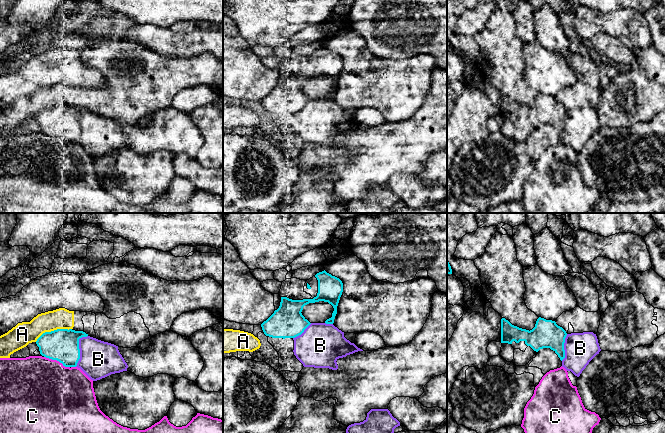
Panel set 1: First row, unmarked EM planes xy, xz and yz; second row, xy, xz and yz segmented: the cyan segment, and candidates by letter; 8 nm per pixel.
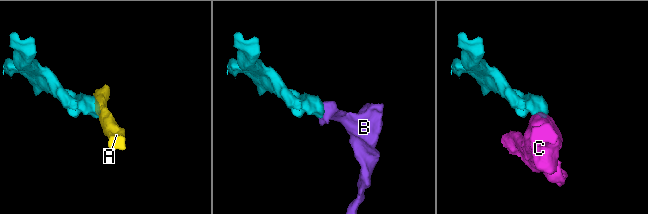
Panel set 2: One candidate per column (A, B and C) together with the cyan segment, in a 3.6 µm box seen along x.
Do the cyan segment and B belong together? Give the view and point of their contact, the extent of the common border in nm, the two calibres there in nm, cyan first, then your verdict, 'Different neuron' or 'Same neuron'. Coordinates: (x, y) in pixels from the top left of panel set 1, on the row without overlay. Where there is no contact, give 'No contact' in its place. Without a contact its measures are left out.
Touches cyan at xy (79, 125). Shared border 280 nm. Thickness 260 nm (cyan) against 300 nm. Different neuron

